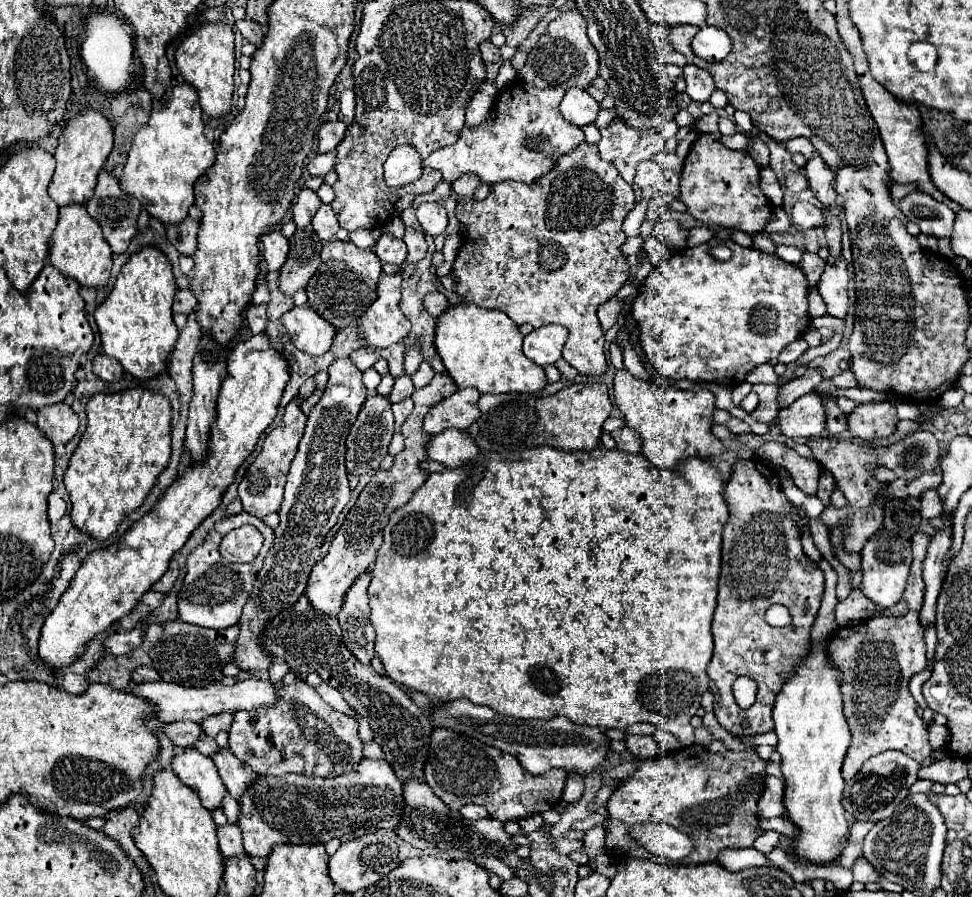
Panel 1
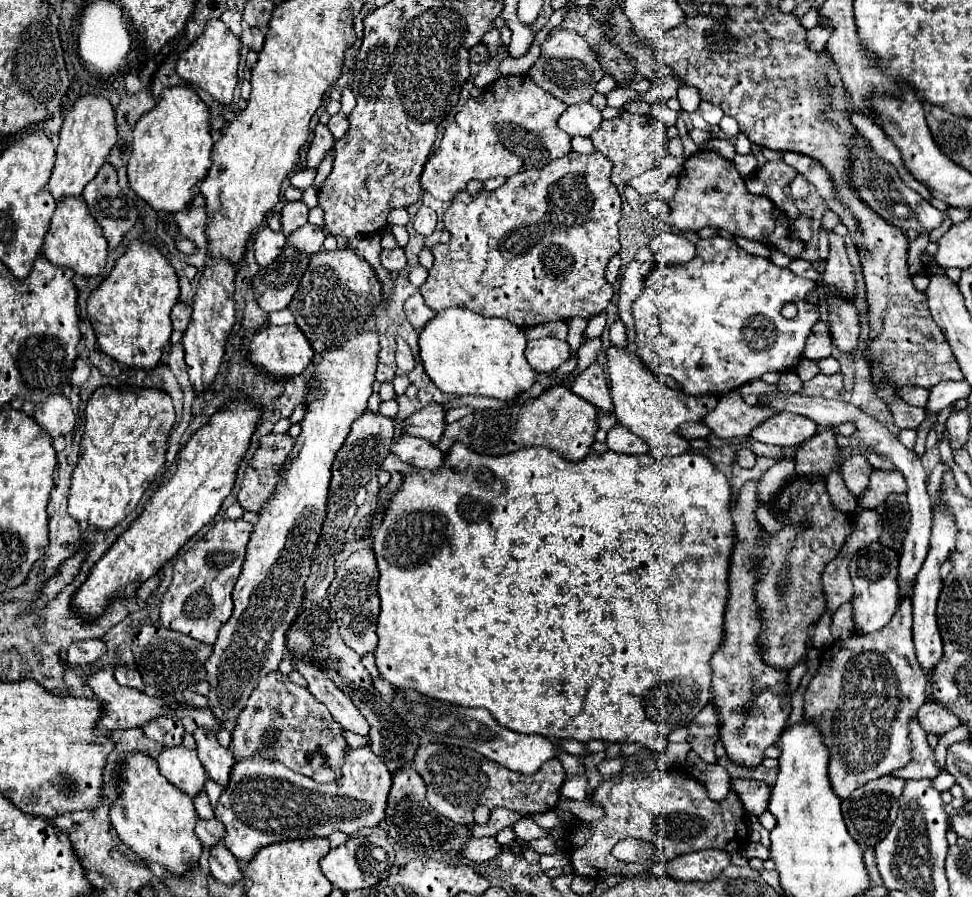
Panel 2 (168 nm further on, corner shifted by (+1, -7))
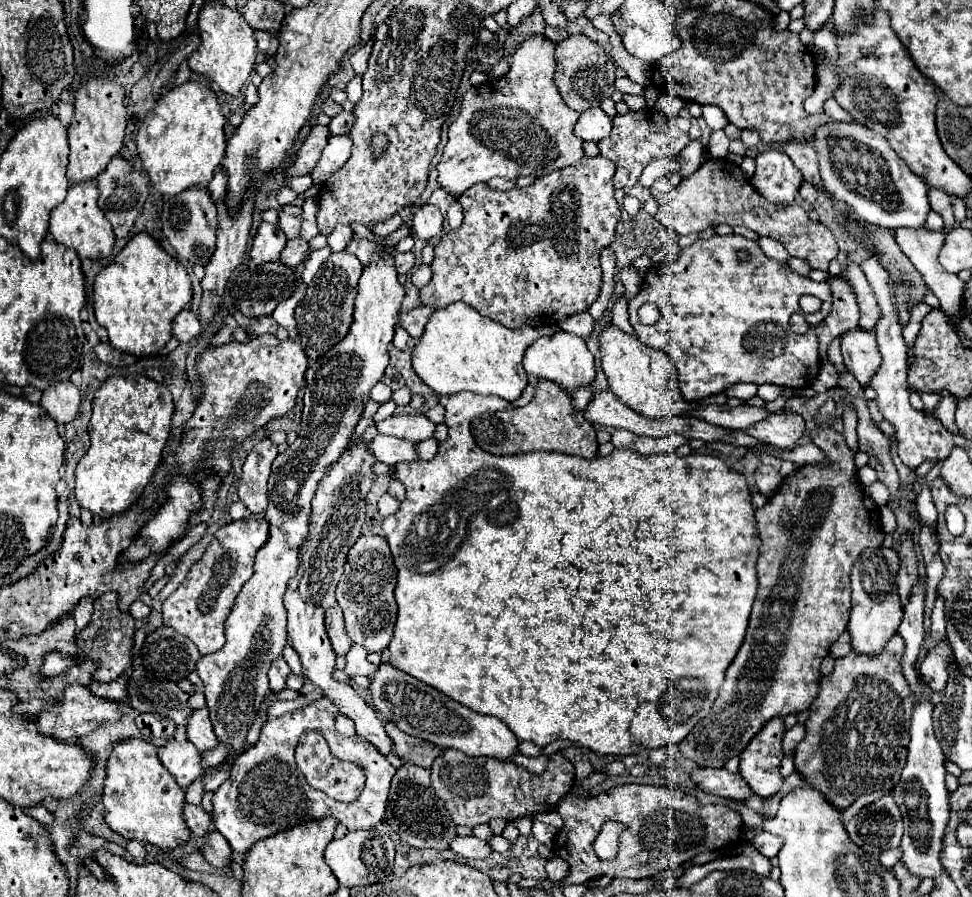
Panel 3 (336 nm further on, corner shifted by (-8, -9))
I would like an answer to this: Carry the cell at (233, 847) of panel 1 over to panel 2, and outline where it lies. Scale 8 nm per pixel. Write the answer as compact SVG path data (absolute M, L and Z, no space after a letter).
M199 818L197 824L195 824L195 834L201 840L203 848L209 850L211 846L215 846L215 844L221 842L221 838L225 836L225 828L215 818L209 818L209 820L201 820Z

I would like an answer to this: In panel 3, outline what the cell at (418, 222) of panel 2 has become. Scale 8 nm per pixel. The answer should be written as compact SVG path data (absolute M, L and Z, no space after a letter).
M424 204L416 210L412 226L414 226L414 234L422 240L432 240L436 236L440 236L442 232L442 212L440 208L432 206L432 204Z

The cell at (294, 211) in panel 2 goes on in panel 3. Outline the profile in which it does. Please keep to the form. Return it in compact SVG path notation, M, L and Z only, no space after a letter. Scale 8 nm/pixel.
M298 204L282 206L278 226L286 234L286 238L298 238L300 236L300 224L302 224L302 206L298 206Z

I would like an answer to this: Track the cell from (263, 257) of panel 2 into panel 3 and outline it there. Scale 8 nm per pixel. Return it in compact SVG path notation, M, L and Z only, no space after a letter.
M262 222L258 226L258 232L256 232L256 238L252 242L252 248L250 248L250 256L254 258L256 264L266 264L266 262L274 262L278 260L282 248L286 246L286 236L284 232L274 226L274 224L268 224L268 222Z

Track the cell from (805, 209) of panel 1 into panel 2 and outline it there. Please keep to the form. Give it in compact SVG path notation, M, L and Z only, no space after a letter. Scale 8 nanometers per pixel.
M775 160L775 162L765 162L763 166L757 168L757 172L747 178L747 190L751 194L767 196L771 202L775 202L787 216L797 218L799 210L793 206L793 202L787 202L785 186L797 176L797 170L793 166L785 166L785 162Z

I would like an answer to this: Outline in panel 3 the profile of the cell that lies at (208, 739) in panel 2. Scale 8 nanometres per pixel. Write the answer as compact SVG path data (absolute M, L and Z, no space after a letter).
M206 708L194 710L194 714L188 718L188 736L188 740L194 742L200 752L214 750L218 746L218 738L214 736L214 728L210 724Z

